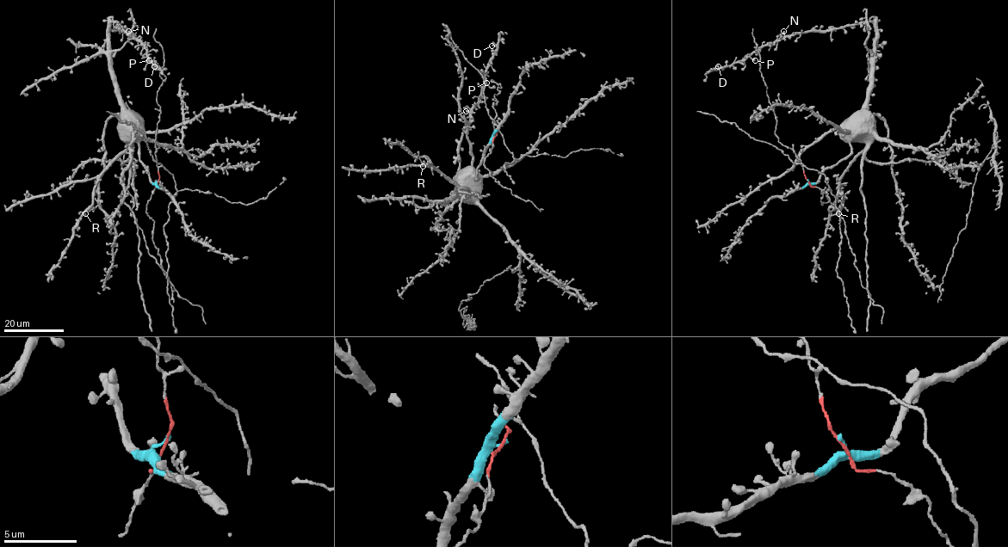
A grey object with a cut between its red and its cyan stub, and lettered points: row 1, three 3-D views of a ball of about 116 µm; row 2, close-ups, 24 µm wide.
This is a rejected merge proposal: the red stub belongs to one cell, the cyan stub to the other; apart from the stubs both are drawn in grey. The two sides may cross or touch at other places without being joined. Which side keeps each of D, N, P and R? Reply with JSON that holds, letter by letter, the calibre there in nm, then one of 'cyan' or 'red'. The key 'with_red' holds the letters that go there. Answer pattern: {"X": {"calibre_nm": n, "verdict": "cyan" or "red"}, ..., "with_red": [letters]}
{"D": {"calibre_nm": 320, "verdict": "cyan"}, "N": {"calibre_nm": 500, "verdict": "cyan"}, "P": {"calibre_nm": 550, "verdict": "cyan"}, "R": {"calibre_nm": 360, "verdict": "cyan"}, "with_red": []}

